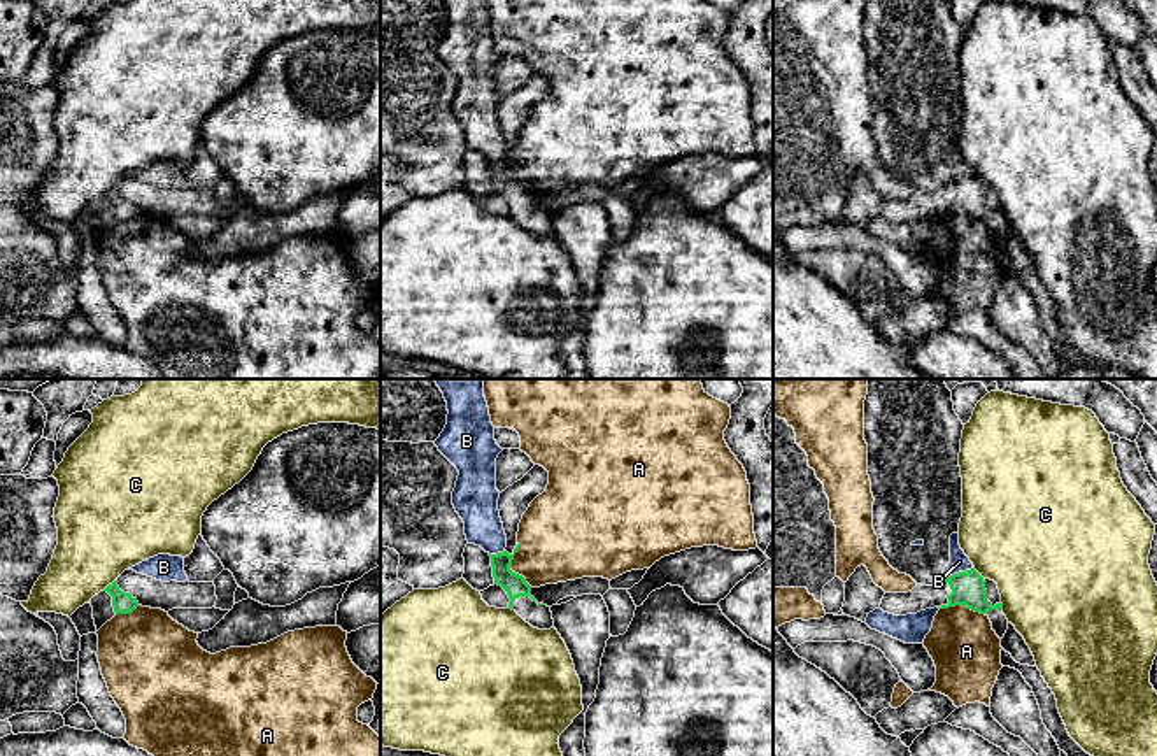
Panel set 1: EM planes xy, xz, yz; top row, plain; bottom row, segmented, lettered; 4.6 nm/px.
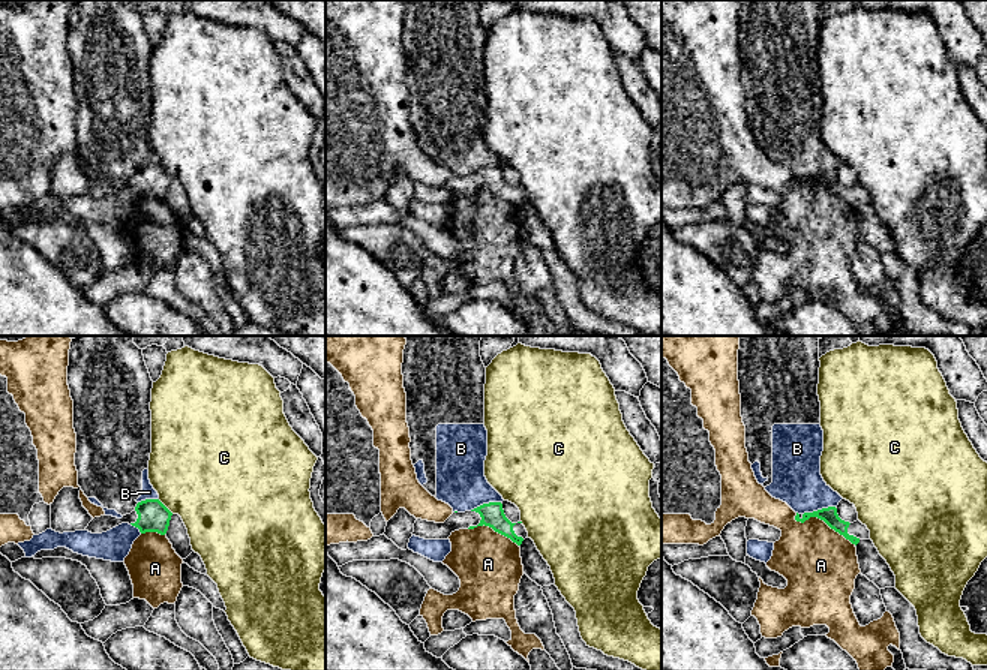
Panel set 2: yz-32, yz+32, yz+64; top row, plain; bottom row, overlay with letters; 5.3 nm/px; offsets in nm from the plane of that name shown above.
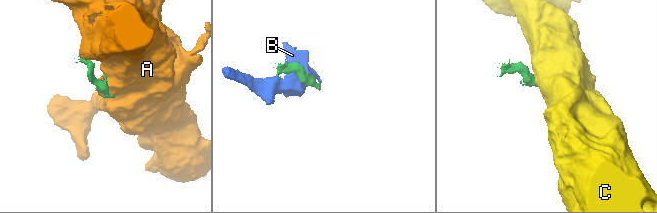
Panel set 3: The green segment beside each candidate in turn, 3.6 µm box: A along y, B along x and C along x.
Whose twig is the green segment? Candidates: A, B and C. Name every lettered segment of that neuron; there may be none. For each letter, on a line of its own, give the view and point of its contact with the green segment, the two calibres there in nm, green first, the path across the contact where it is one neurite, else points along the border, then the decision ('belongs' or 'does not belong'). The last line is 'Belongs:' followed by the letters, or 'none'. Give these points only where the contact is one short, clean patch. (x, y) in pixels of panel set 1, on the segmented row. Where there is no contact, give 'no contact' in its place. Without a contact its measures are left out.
A: contact xz (509, 567); calibres 100 and 360 nm; does not belong
B: contact yz (956, 574); calibres 160 and 90 nm; does not belong
C: contact xy (109, 584); calibres 100 and 420 nm; border xy (114, 579), (102, 590); does not belong
Belongs: none

